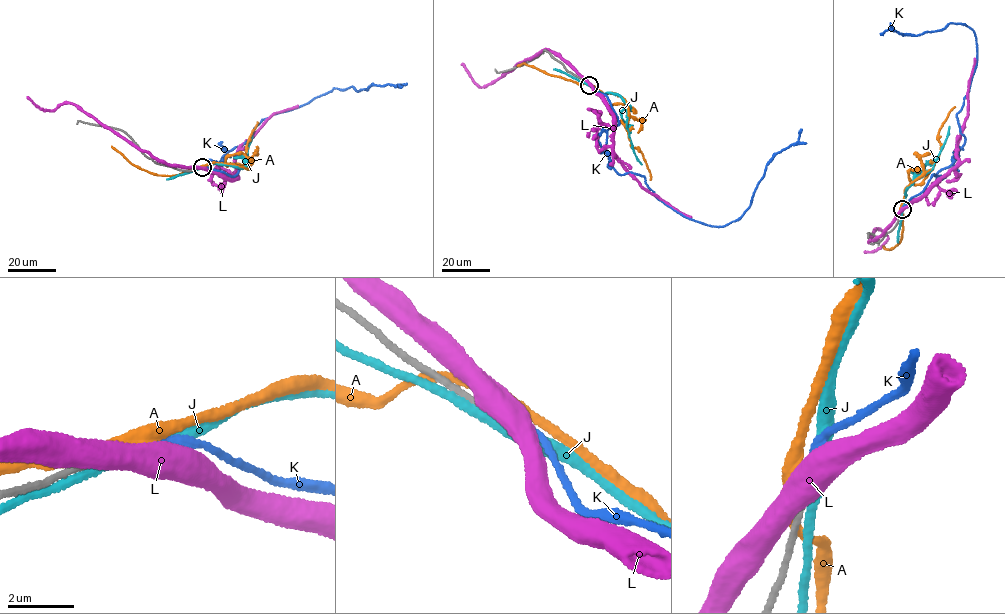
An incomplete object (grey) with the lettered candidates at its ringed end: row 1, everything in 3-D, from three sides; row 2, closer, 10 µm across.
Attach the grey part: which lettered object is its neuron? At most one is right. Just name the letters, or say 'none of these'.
K

